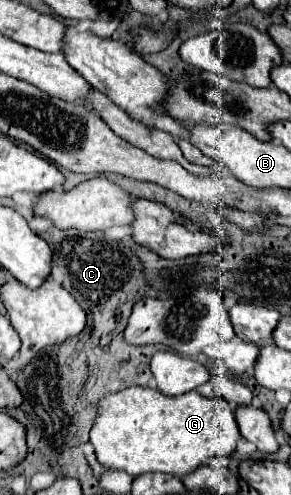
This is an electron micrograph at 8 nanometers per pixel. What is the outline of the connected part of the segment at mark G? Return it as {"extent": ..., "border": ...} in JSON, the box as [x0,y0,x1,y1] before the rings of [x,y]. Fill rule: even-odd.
{"extent":[90,387,240,477],"border":[[[126,387],[116,393],[108,393],[98,401],[94,427],[90,431],[90,443],[96,449],[96,457],[102,465],[122,469],[132,477],[142,473],[172,473],[176,477],[184,477],[194,471],[198,465],[208,463],[214,455],[230,455],[236,451],[236,443],[240,439],[240,431],[234,419],[234,409],[224,401],[224,397],[216,395],[212,399],[202,397],[198,391],[188,391],[178,397],[162,395],[152,387]]]}

